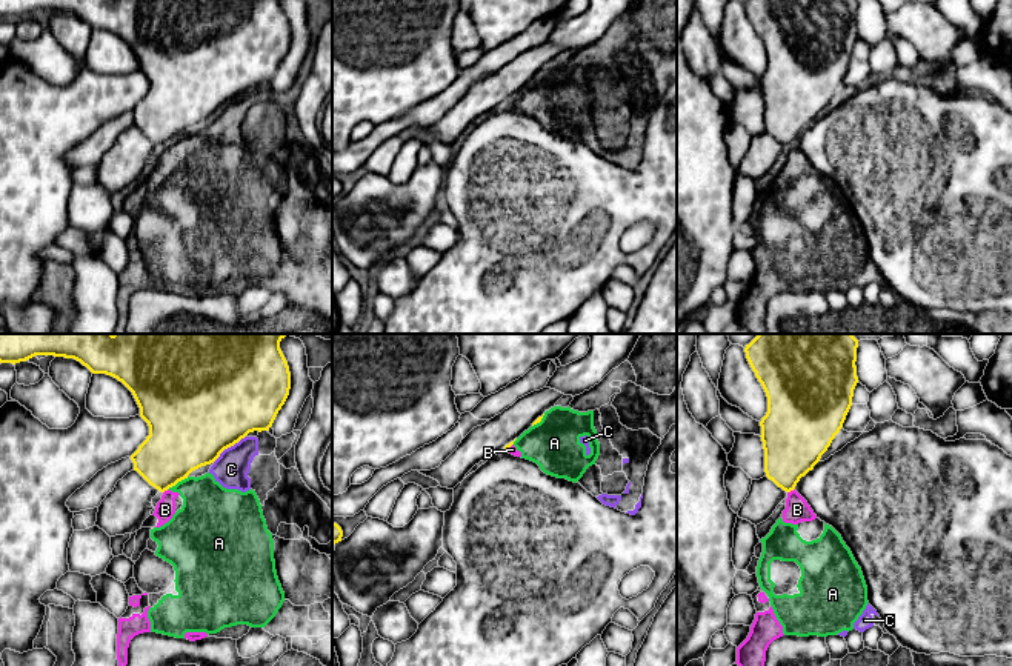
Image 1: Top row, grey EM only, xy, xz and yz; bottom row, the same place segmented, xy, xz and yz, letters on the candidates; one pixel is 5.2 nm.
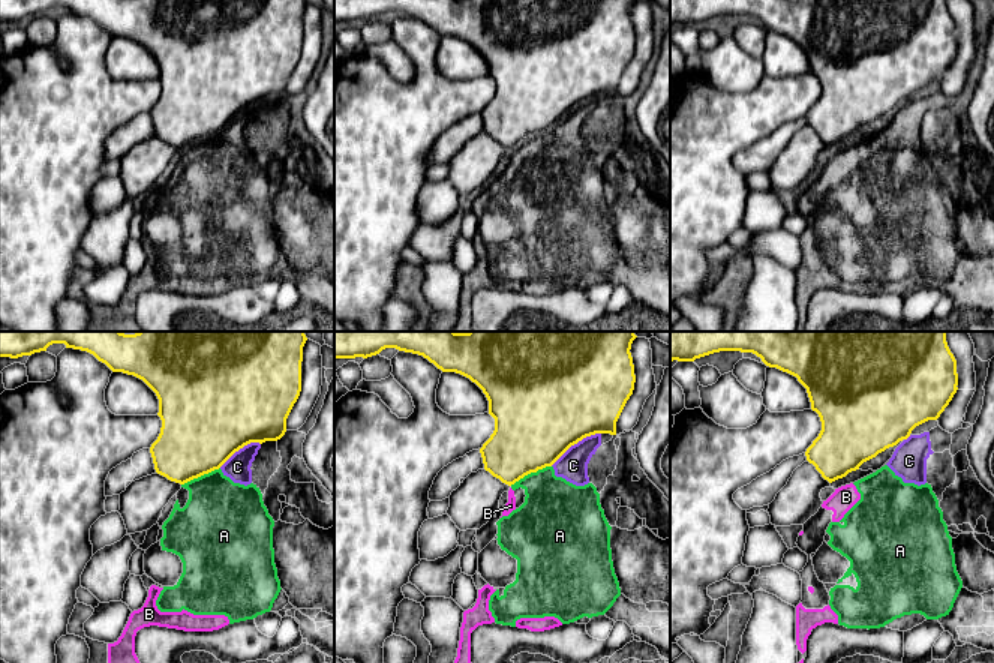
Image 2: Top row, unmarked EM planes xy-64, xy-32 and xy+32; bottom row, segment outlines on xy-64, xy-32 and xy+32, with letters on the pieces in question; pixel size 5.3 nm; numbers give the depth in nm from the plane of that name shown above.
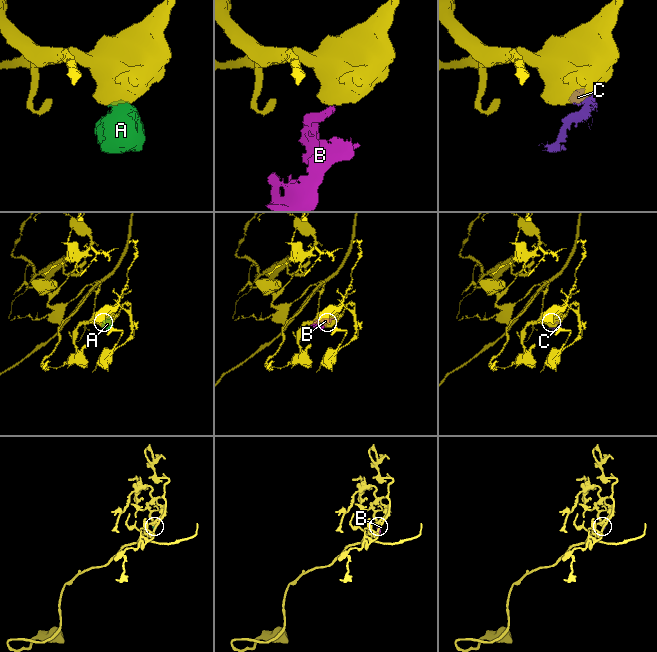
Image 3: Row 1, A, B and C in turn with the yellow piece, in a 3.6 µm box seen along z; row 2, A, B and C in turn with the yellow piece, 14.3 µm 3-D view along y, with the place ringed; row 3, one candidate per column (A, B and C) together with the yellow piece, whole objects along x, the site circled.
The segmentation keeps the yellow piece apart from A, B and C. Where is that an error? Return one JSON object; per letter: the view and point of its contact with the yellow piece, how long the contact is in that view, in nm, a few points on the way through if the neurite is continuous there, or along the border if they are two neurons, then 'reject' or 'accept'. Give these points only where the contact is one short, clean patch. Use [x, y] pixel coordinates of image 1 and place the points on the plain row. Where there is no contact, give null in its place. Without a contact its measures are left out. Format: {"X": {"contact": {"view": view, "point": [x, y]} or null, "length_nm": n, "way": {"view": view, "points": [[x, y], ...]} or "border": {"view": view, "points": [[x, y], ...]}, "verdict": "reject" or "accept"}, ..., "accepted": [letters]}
{"A": {"contact": {"view": "xy", "point": [177, 137]}, "length_nm": 130, "border": {"view": "xy", "points": [[188, 133], [168, 143]]}, "verdict": "reject"}, "B": {"contact": {"view": "yz", "point": [791, 145]}, "length_nm": 50, "border": {"view": "yz", "points": [[794, 143], [788, 148]]}, "verdict": "reject"}, "C": {"contact": {"view": "xy", "point": [228, 102]}, "length_nm": 220, "border": {"view": "xy", "points": [[245, 91], [213, 117]]}, "verdict": "reject"}, "accepted": []}

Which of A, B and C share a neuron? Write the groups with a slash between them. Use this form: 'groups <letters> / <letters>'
groups A B C

